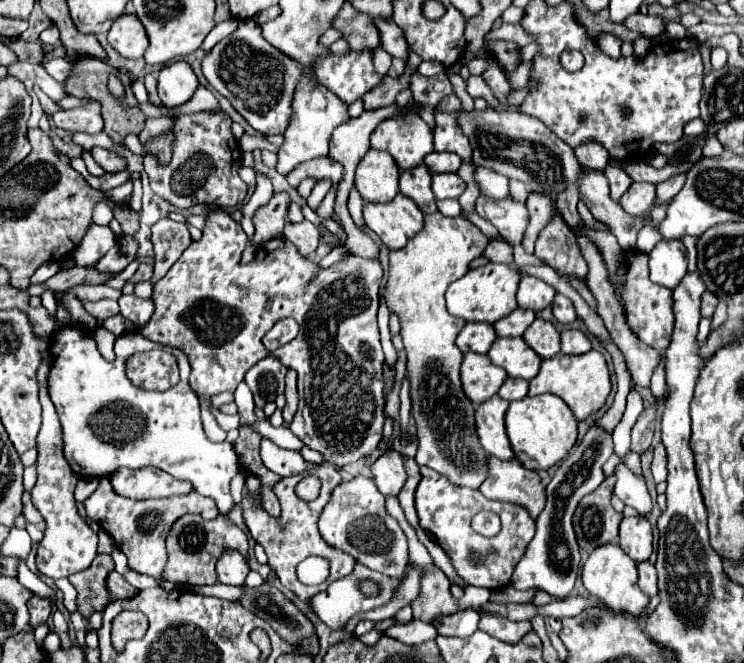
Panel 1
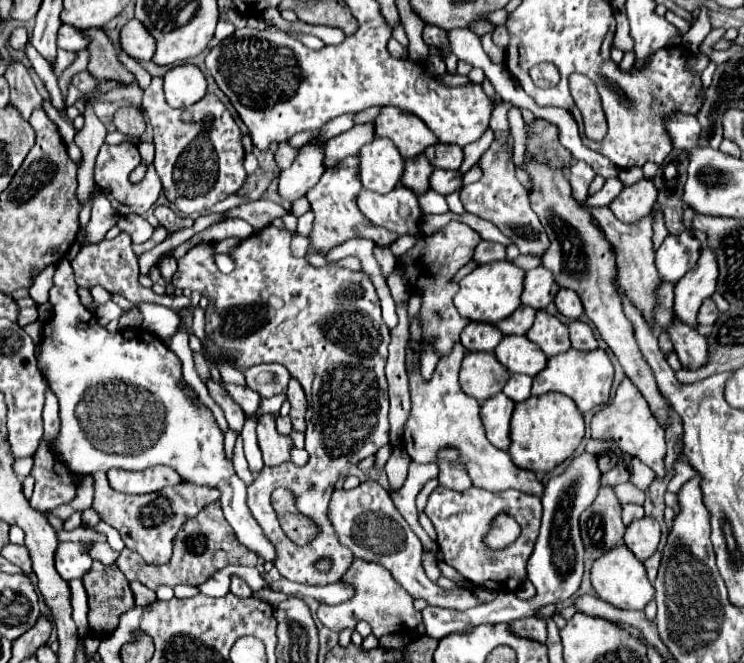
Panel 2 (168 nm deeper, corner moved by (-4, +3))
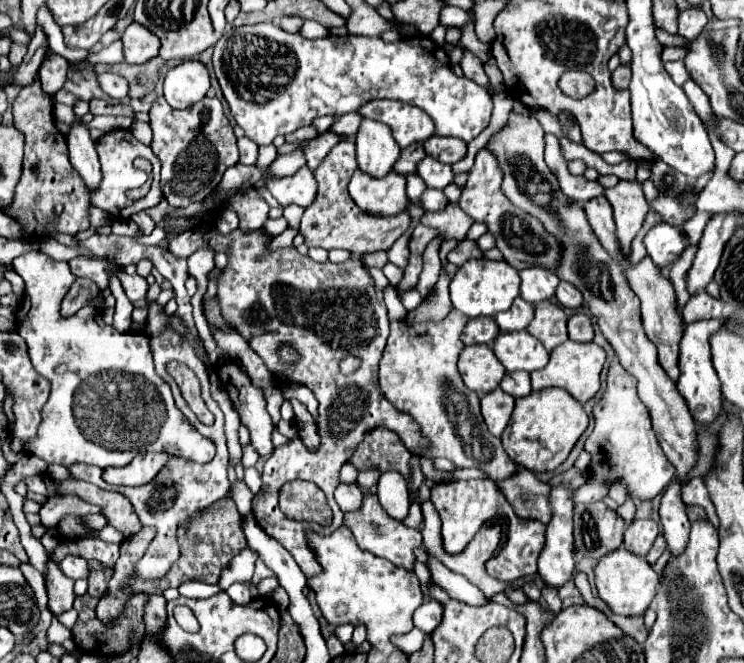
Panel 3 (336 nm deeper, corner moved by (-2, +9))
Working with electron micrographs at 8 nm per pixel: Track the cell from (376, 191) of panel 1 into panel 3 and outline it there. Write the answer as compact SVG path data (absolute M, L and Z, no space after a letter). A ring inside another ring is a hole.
M369 118L361 122L361 128L355 136L355 146L359 168L373 178L387 176L401 156L401 148L393 138L393 130Z

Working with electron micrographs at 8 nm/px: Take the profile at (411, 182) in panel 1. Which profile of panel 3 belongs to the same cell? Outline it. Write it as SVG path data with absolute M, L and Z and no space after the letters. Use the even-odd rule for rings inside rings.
M413 144L413 146L407 146L405 150L401 150L401 158L395 162L393 170L407 176L407 174L415 174L417 170L417 164L425 158L425 150L423 150L423 144Z

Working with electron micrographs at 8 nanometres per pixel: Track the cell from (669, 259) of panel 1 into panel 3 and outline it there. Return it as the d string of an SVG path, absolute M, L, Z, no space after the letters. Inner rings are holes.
M661 222L647 232L645 248L659 268L667 268L681 258L687 248L687 242L677 228Z

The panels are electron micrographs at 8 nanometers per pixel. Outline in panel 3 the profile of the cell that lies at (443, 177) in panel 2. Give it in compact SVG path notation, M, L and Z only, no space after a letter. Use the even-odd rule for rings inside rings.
M425 158L423 162L417 164L417 174L425 180L425 184L433 184L429 188L437 188L437 190L443 190L447 184L453 182L455 174L453 174L453 168L449 164L443 164L443 162L437 162L433 158Z

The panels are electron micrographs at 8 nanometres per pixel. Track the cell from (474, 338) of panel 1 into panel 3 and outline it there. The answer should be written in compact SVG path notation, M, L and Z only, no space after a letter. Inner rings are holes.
M473 318L463 328L461 340L465 346L471 344L491 344L499 336L499 326L493 318Z

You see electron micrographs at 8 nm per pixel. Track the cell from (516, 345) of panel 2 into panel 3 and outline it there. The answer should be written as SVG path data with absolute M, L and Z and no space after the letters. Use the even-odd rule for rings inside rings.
M527 330L499 334L493 342L493 352L507 372L541 370L549 360L549 352Z

